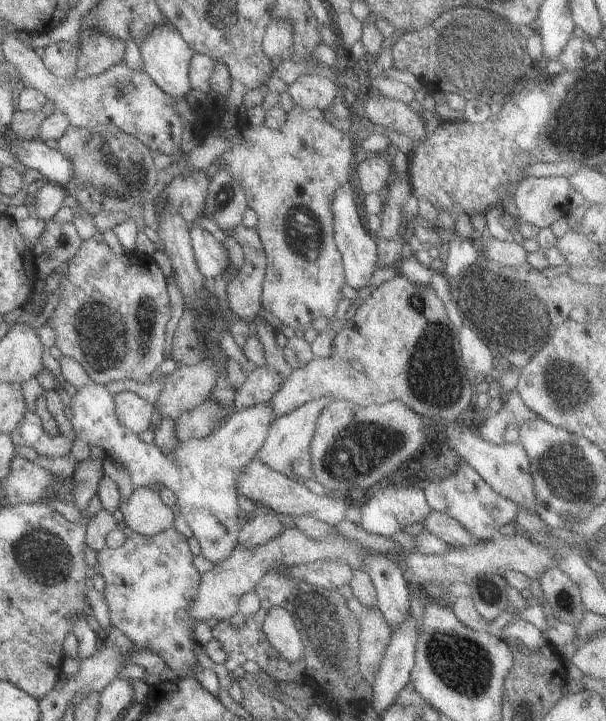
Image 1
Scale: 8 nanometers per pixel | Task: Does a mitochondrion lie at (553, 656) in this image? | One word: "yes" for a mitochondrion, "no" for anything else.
no

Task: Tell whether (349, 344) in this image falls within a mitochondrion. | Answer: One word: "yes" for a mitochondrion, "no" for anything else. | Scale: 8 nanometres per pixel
no

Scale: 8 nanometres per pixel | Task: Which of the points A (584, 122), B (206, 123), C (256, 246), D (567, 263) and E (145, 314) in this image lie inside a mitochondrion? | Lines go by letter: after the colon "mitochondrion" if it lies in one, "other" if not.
A: mitochondrion
B: other
C: other
D: other
E: mitochondrion

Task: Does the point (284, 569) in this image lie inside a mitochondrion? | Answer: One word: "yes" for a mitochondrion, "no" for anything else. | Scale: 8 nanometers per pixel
no

